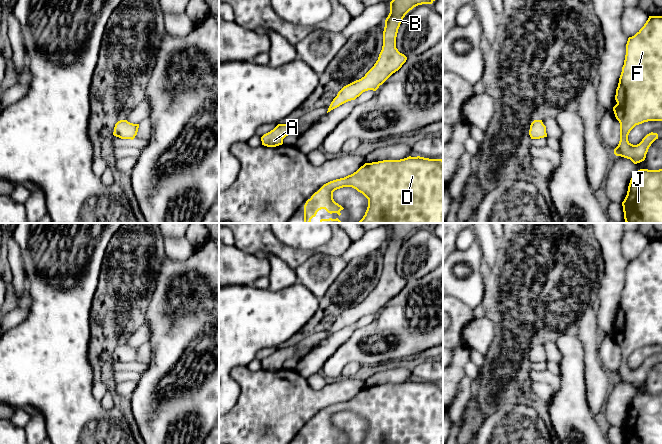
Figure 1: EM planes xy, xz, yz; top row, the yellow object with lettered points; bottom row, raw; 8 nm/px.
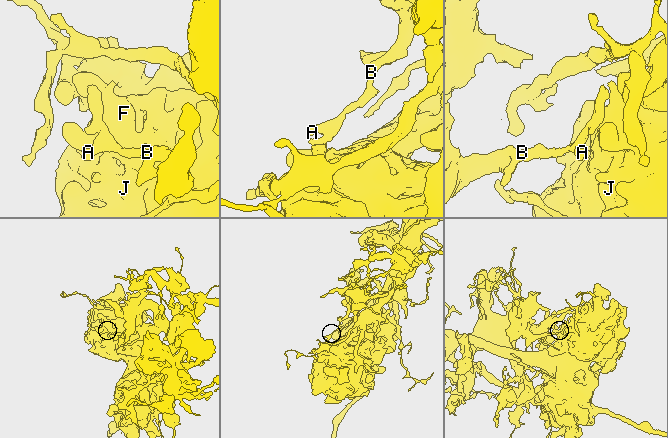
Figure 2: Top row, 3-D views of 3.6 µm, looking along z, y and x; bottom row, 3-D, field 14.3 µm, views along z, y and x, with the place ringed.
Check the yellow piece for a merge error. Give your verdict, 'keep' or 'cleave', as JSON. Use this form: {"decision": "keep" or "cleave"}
{"decision": "cleave"}

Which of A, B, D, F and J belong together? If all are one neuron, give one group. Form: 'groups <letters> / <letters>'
groups A D F J / B

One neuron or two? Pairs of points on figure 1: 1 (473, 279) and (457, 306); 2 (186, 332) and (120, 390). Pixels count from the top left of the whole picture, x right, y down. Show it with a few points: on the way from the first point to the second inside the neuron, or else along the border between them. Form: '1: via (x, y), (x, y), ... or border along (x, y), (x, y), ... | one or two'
1: border along (458, 299), (473, 310) | two
2: border along (138, 382), (130, 396) | two

